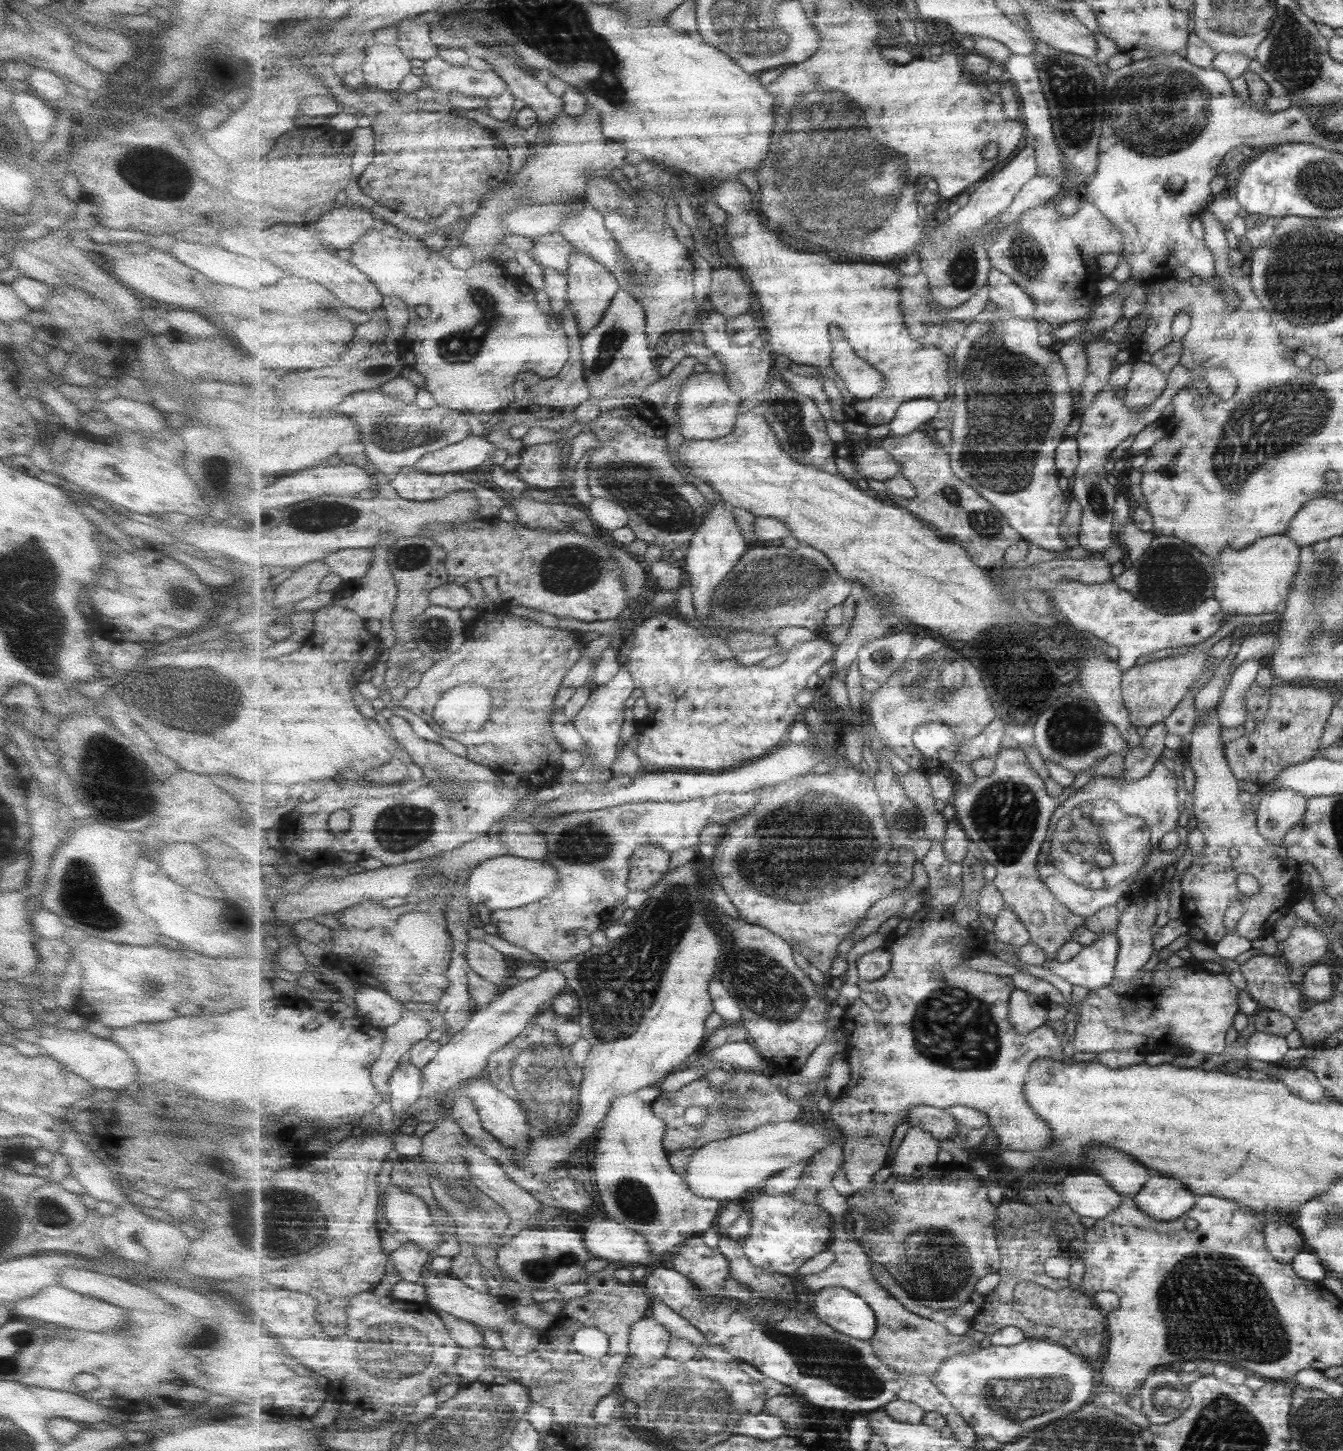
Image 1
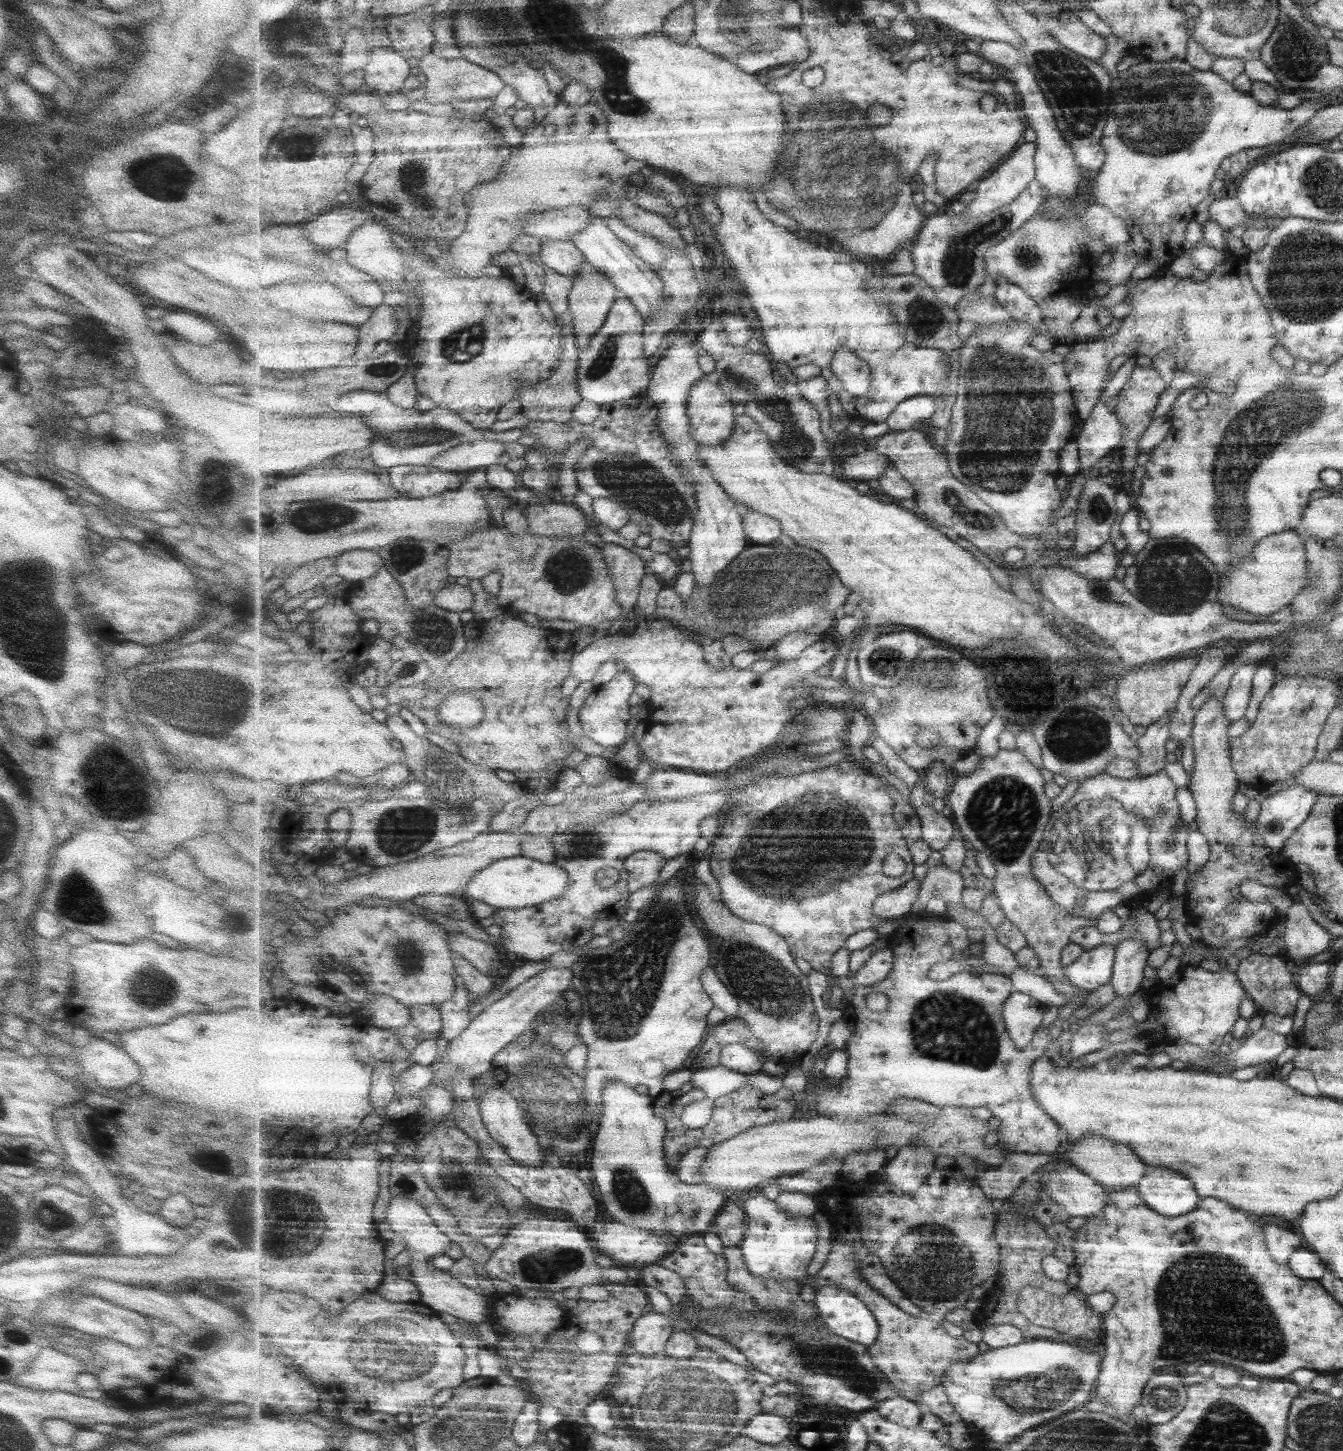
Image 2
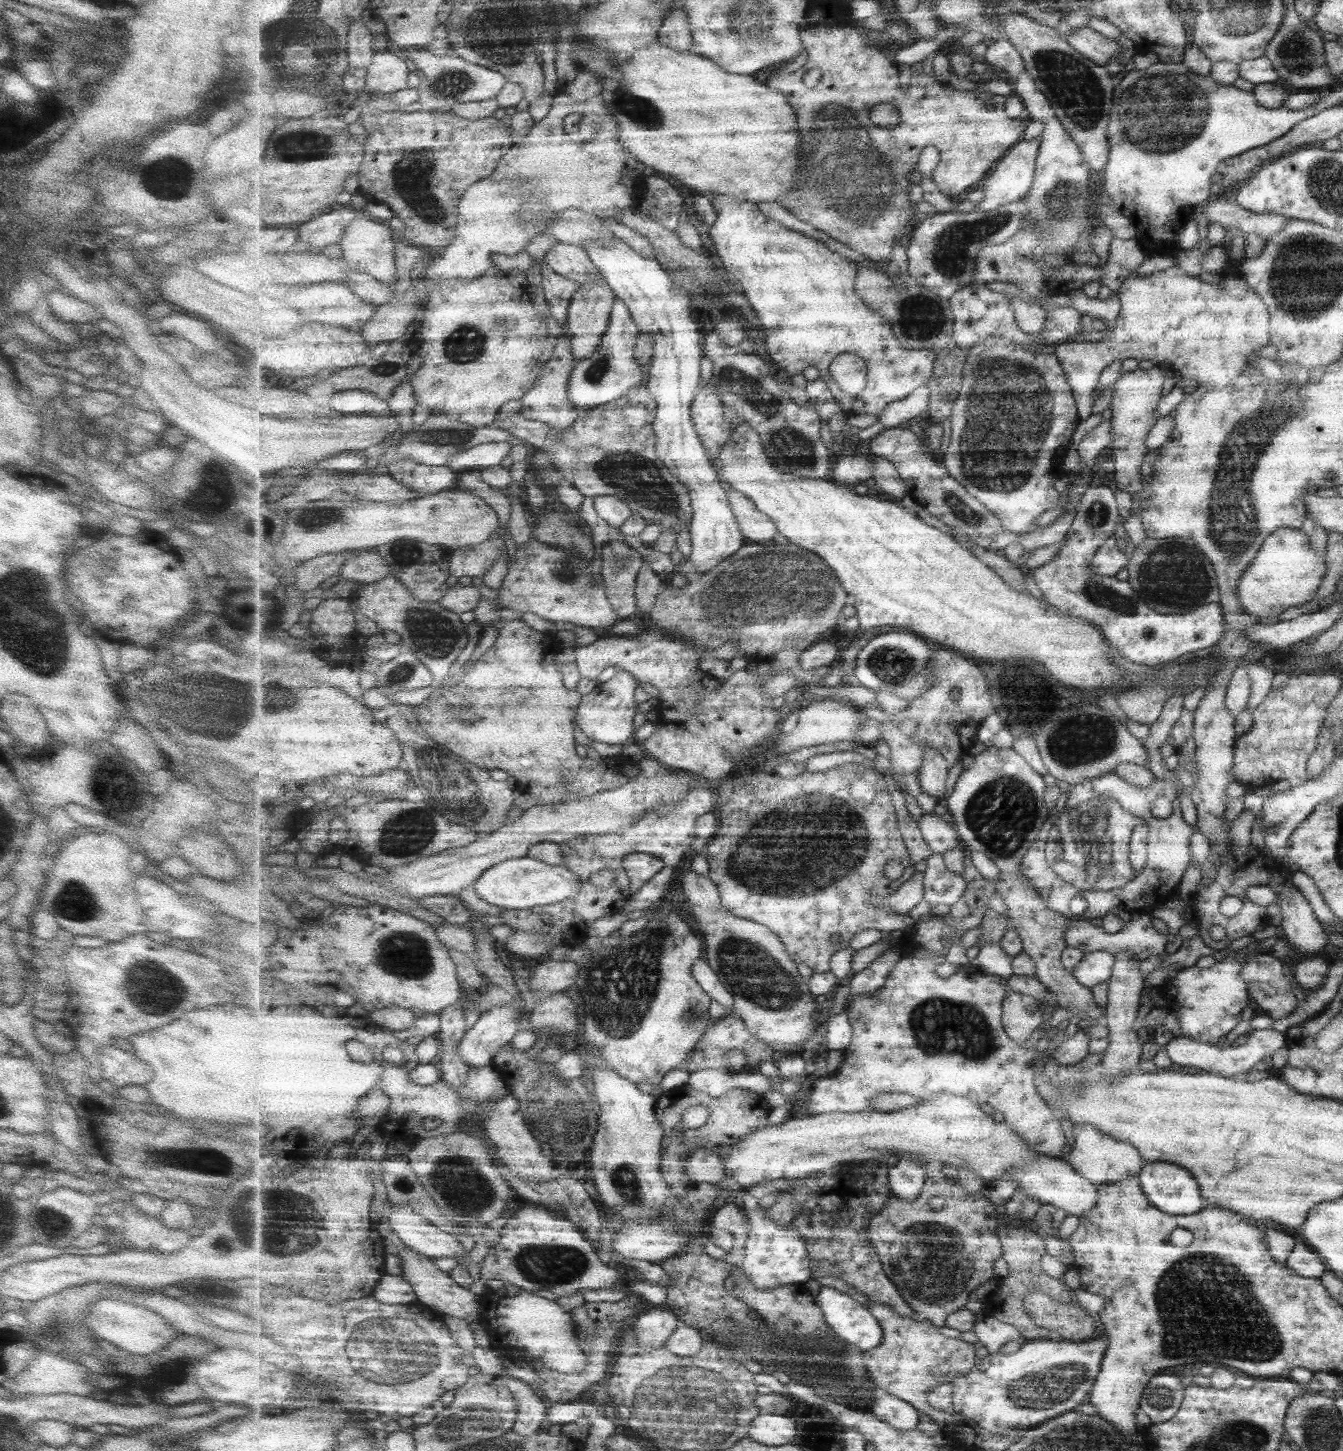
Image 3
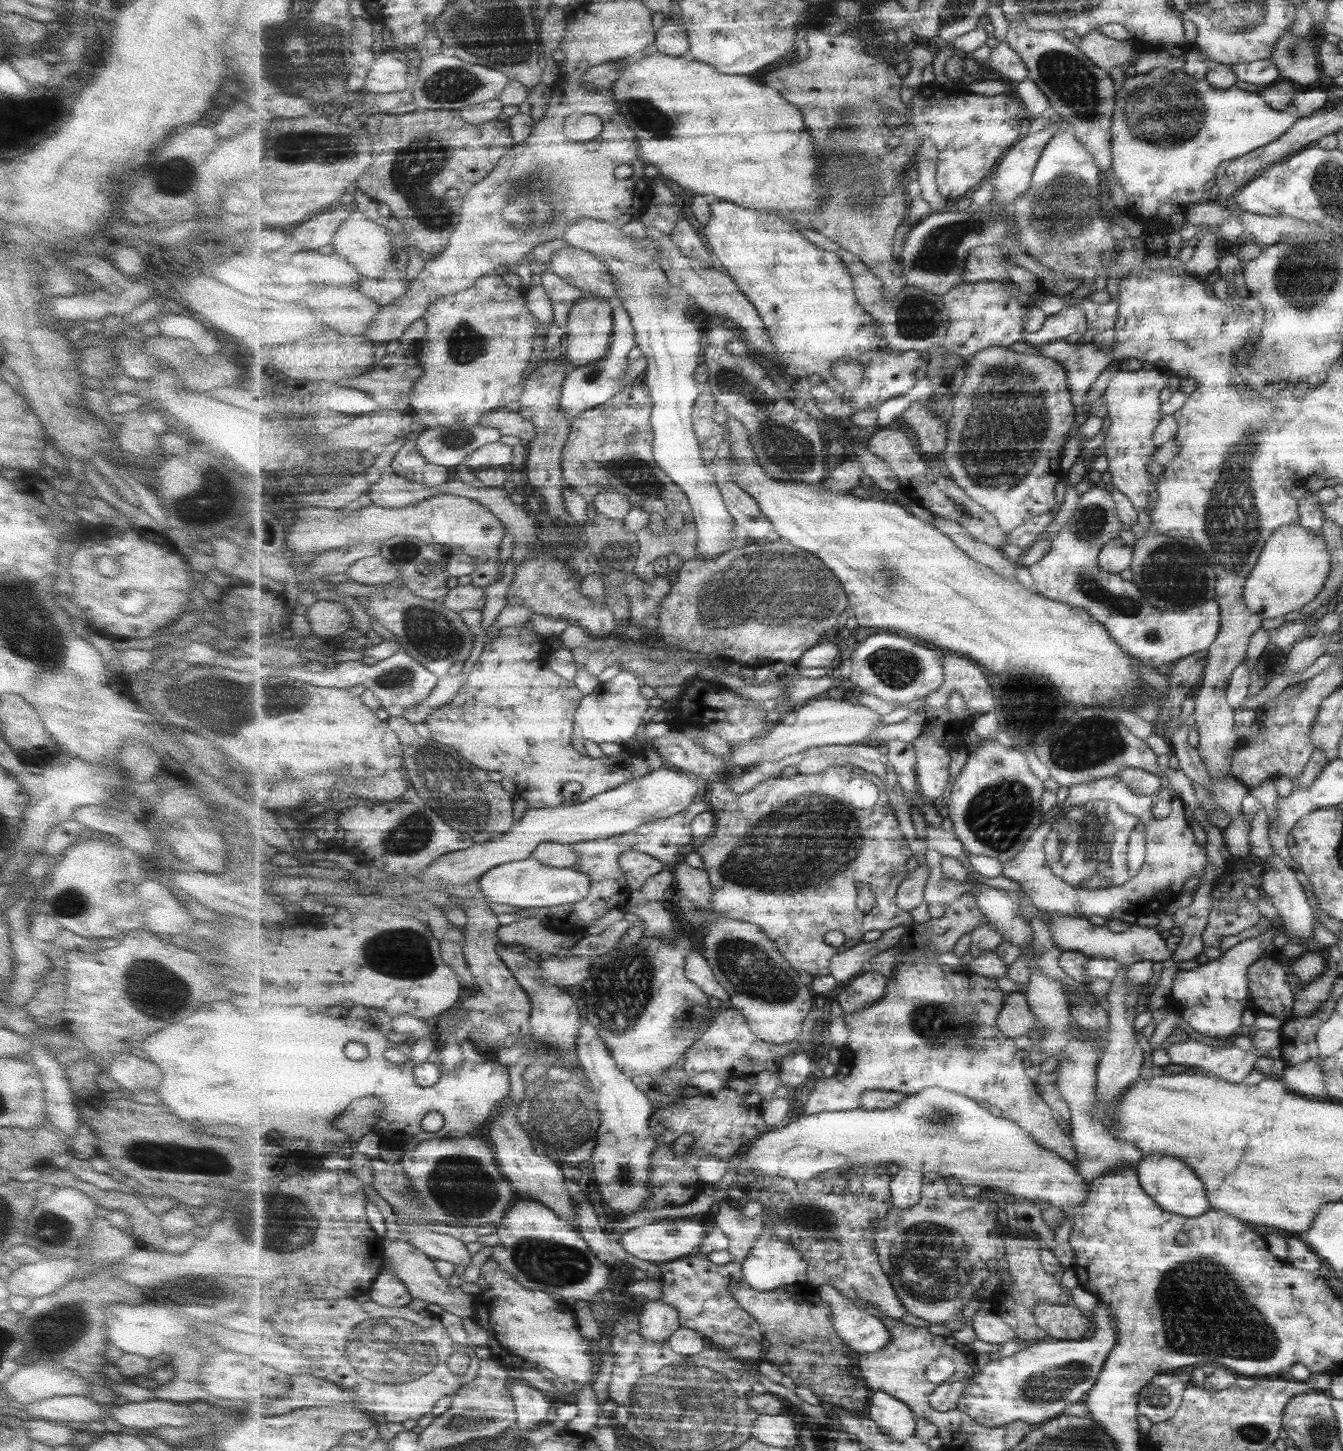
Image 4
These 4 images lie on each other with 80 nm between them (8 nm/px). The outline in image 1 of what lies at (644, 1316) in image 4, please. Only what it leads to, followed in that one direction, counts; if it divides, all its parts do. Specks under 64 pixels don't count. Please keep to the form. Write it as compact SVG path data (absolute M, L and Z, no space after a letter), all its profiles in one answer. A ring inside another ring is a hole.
M653 1316L636 1322L630 1332L630 1357L643 1365L653 1365L666 1358L672 1339L670 1330Z

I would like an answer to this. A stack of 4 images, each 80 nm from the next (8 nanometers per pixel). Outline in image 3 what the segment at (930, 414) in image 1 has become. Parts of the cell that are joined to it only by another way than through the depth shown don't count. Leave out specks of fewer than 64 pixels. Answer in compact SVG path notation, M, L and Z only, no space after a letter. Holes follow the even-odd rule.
M927 386L921 387L907 399L887 406L886 412L879 416L880 426L883 425L885 429L895 429L913 418L927 419L930 399L931 390Z

